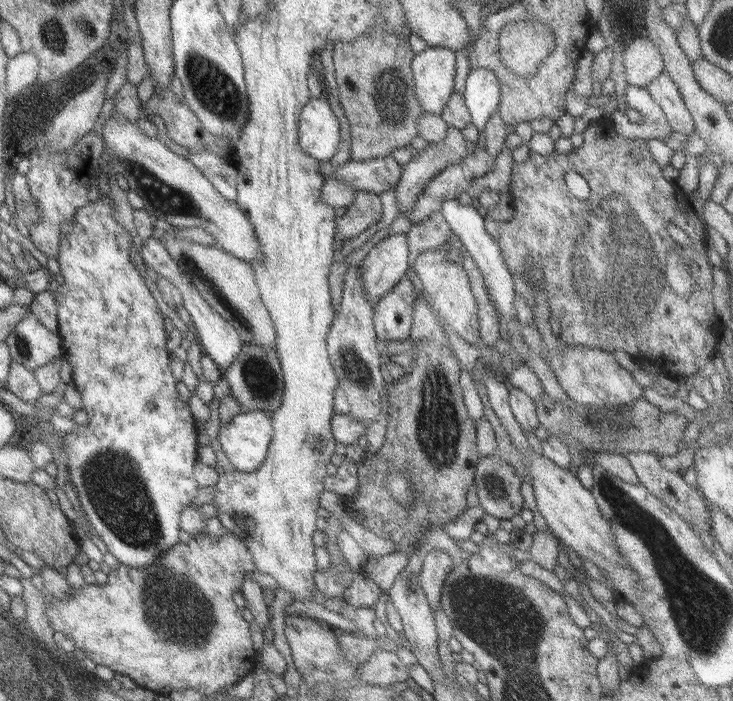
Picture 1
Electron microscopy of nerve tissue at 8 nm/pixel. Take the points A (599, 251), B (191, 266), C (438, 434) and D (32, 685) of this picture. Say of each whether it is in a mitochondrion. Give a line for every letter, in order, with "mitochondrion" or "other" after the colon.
A: mitochondrion
B: mitochondrion
C: mitochondrion
D: mitochondrion

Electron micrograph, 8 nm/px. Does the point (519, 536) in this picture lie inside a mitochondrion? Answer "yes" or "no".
no

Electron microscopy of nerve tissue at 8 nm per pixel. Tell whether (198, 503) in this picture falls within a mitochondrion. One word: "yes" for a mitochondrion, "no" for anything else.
no

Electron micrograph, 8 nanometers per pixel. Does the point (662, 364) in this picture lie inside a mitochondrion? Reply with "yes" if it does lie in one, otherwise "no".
no

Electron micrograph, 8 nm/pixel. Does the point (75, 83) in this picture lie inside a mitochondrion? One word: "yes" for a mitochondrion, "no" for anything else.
no

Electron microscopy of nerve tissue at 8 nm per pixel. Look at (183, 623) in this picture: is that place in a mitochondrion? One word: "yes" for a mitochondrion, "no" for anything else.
yes

